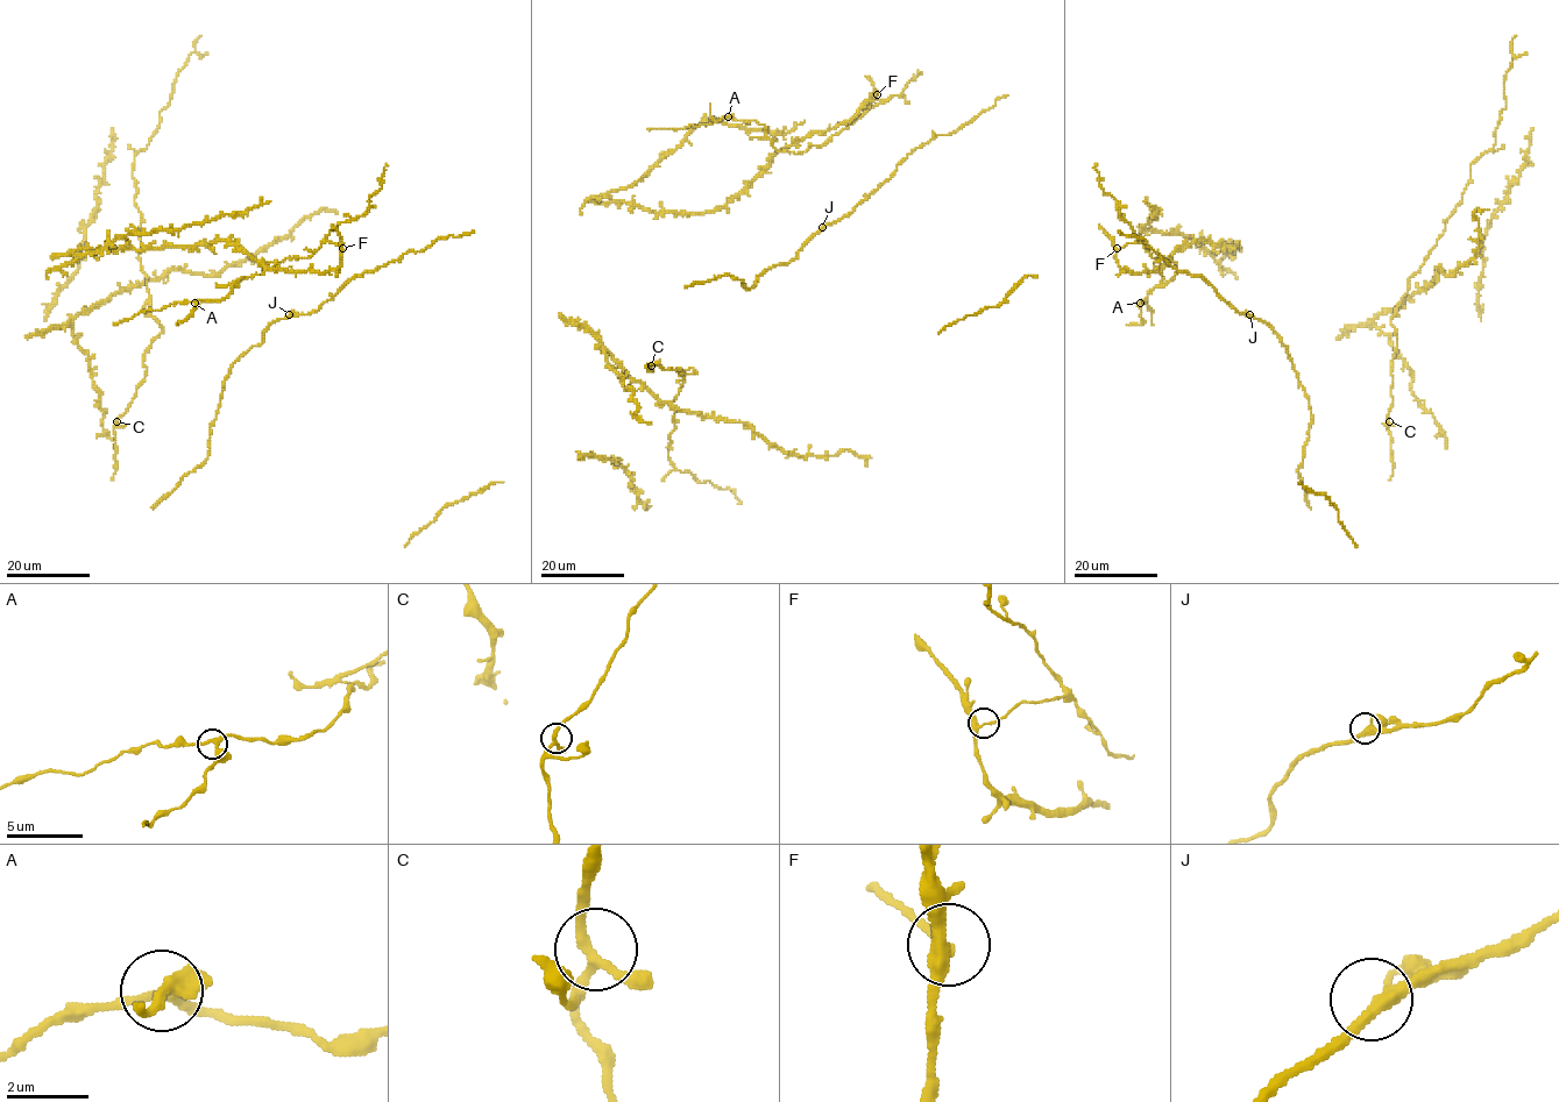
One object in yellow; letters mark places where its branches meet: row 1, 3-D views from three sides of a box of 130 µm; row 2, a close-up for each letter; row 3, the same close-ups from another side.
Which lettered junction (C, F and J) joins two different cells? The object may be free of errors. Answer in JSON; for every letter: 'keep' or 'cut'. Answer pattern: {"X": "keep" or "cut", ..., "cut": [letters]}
{"C": "keep", "F": "cut", "J": "keep", "cut": ["F"]}

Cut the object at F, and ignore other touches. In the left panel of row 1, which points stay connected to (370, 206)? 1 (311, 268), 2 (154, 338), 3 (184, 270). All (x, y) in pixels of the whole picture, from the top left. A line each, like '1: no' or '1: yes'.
1: no
2: no
3: no

